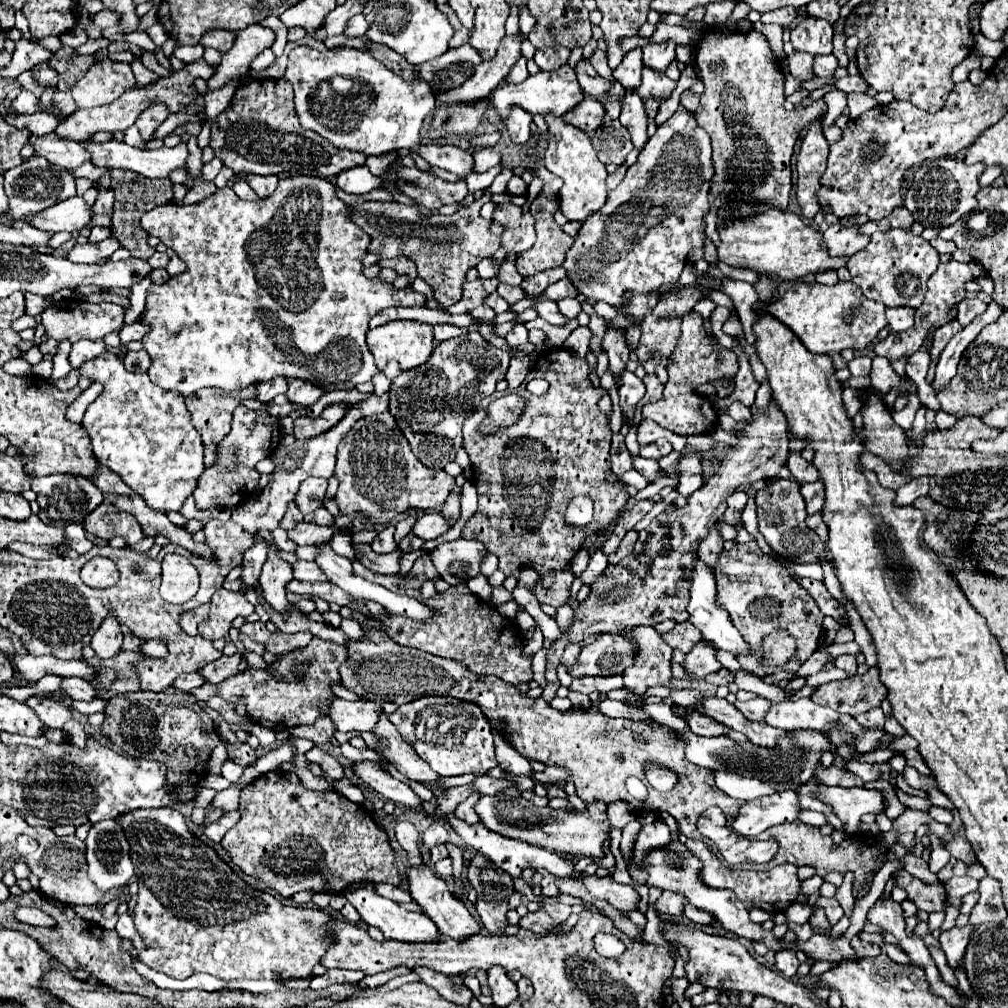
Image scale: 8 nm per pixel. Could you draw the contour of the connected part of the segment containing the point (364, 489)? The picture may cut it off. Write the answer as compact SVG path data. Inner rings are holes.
M390 413L374 415L370 419L362 417L354 423L350 435L346 435L338 445L334 475L340 481L336 493L340 513L360 511L366 523L372 525L386 525L398 513L404 513L408 509L436 511L442 507L442 503L450 495L450 489L454 487L454 477L444 473L442 469L426 467L414 457L410 445L406 443L406 437L398 429Z

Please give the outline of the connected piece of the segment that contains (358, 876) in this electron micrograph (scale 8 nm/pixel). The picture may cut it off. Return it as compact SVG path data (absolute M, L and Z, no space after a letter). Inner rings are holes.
M272 771L260 775L254 783L246 785L240 793L240 821L226 831L222 847L246 875L256 877L268 889L288 899L298 891L332 891L342 893L350 883L372 881L400 885L402 877L394 863L394 849L386 841L386 831L376 825L372 815L348 801L338 791L310 791L302 785L298 775Z

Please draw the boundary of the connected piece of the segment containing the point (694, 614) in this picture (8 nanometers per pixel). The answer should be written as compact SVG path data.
M696 557L694 565L692 565L692 587L690 587L690 605L688 605L690 619L688 621L702 633L702 639L712 643L716 649L732 651L734 655L748 653L750 647L746 647L742 635L738 635L738 629L730 623L730 617L726 615L726 611L722 611L722 607L714 605L714 591L716 591L716 579L714 579L712 567L706 565L700 557Z

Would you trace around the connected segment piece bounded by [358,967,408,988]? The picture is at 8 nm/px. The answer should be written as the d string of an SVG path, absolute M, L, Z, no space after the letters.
M396 967L396 969L390 969L386 973L378 973L372 976L365 976L358 985L360 987L378 987L378 985L384 985L386 981L390 981L392 977L398 977L398 975L406 975L408 969L406 967Z

